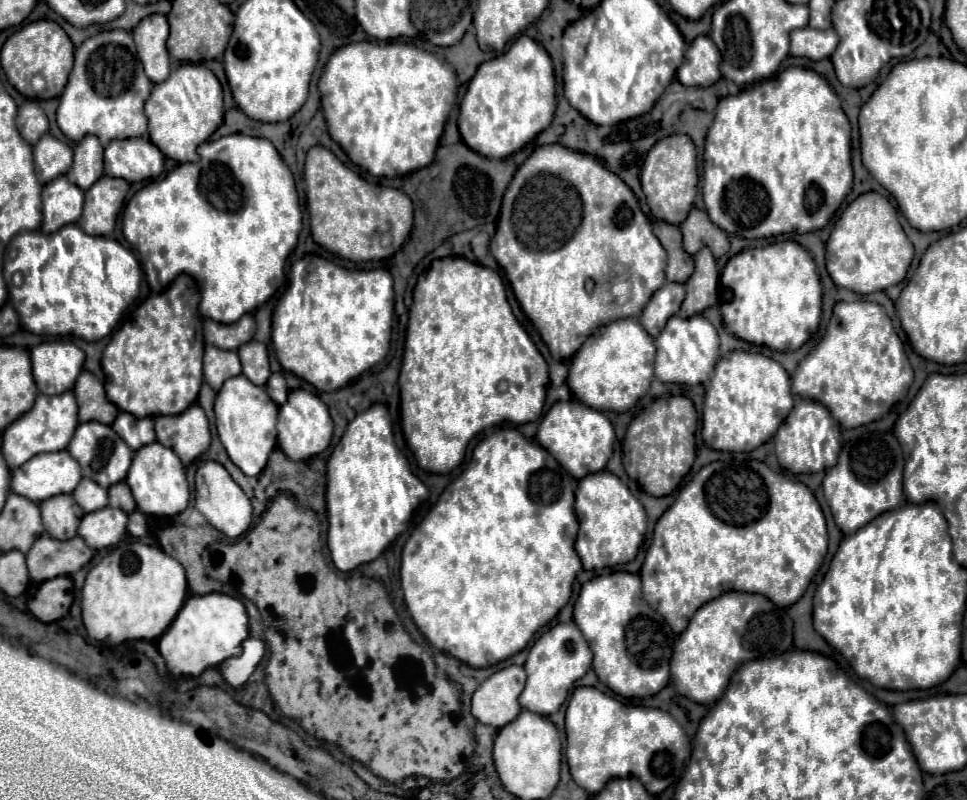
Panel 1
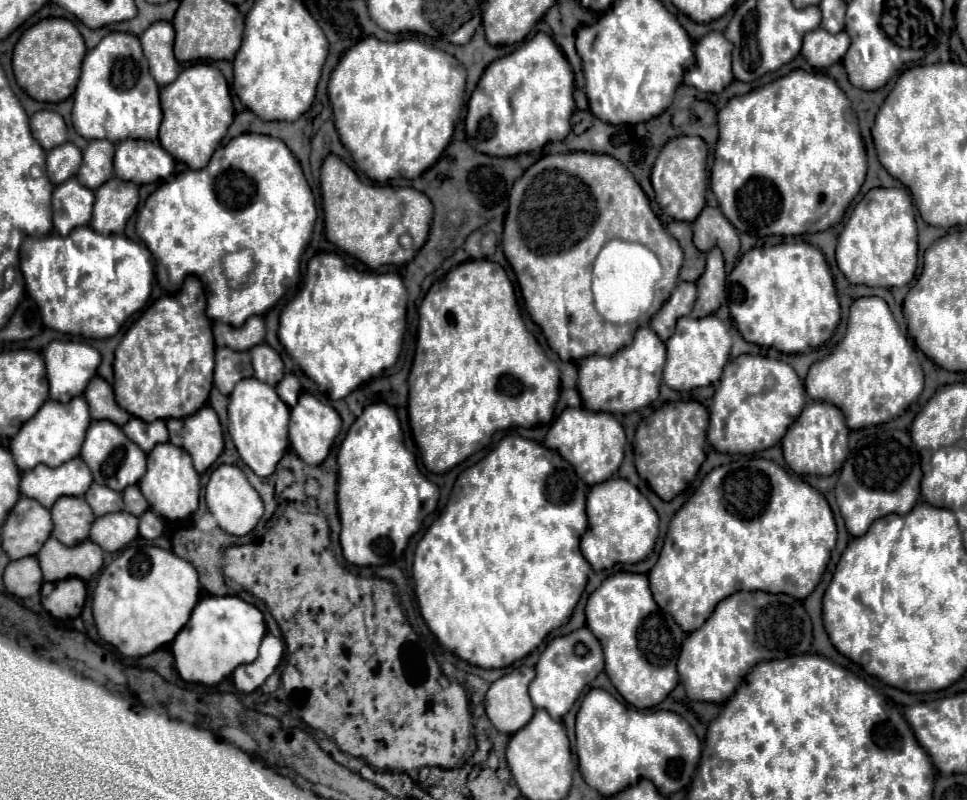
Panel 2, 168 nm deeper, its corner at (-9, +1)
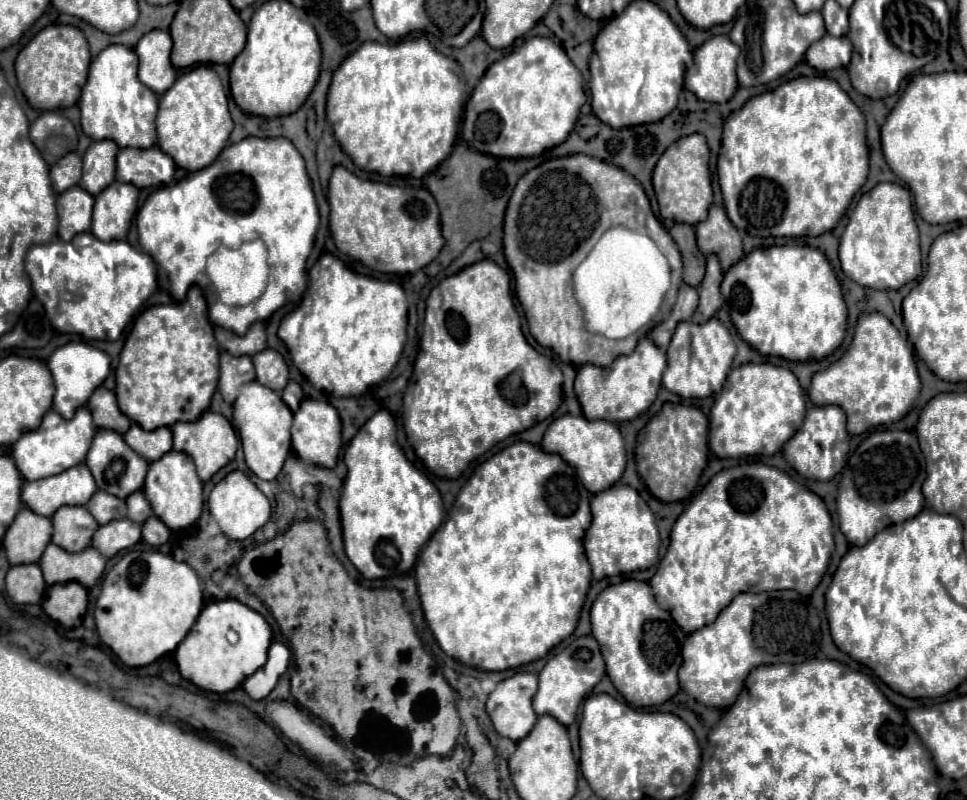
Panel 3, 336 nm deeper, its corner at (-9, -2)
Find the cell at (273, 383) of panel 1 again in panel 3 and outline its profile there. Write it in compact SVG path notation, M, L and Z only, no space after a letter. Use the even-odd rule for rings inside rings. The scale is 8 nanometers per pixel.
M288 381L286 389L282 391L282 399L284 399L284 403L286 403L292 411L298 411L298 405L300 405L302 397L304 397L302 387L300 387L296 381Z

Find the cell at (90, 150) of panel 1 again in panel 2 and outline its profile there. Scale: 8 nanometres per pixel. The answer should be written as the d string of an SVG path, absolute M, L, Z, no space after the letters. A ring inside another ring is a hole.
M90 140L90 144L84 150L84 160L78 172L78 182L82 182L86 188L96 190L104 182L108 182L114 176L112 170L112 158L114 158L114 144L106 140Z

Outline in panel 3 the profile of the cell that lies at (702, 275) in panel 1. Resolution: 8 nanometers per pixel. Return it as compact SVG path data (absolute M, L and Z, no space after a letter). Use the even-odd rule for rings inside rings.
M708 255L708 261L706 261L706 275L704 275L704 281L702 285L698 287L698 293L700 293L700 305L692 317L694 323L702 323L702 321L708 321L710 317L716 315L716 311L722 307L724 303L724 297L720 293L720 283L722 283L722 277L724 277L724 271L718 263L718 257L714 255Z

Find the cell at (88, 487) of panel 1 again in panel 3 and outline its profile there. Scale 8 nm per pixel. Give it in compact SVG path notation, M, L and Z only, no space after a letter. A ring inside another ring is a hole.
M102 491L94 493L94 497L90 499L90 505L86 505L86 509L90 509L90 513L94 513L94 519L100 525L106 525L106 521L126 517L126 503L118 497L110 497L110 493L102 493Z

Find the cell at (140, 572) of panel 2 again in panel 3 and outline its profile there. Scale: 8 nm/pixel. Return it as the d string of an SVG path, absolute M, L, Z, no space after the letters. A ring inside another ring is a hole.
M130 551L106 573L102 581L102 593L96 601L94 619L100 641L108 645L124 665L142 667L154 663L158 657L172 653L178 647L178 643L194 625L202 605L202 583L190 565L178 563L160 551Z

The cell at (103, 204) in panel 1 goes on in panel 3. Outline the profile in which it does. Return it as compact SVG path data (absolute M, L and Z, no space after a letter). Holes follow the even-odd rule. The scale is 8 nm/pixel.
M114 181L102 193L98 193L94 203L92 233L100 241L126 239L130 221L136 215L138 189L130 183Z

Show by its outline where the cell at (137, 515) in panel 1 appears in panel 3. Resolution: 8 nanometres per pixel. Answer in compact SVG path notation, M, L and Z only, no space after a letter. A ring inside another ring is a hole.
M148 517L144 523L142 523L142 539L148 543L148 545L164 545L170 537L170 529L166 525L162 525L162 521L158 521L158 517Z

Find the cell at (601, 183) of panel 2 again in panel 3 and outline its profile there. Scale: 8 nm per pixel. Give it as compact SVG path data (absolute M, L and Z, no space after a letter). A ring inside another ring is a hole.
M590 155L550 159L524 173L510 197L504 219L504 255L516 279L516 297L536 341L550 347L564 363L608 367L614 357L630 355L638 343L638 335L610 341L590 333L582 321L582 307L574 301L574 269L586 259L602 233L614 225L626 225L628 229L646 233L658 249L666 253L672 269L672 289L666 301L672 303L674 293L682 283L680 251L670 233L654 217L642 185L624 169ZM638 209L650 213L644 227L636 221Z

